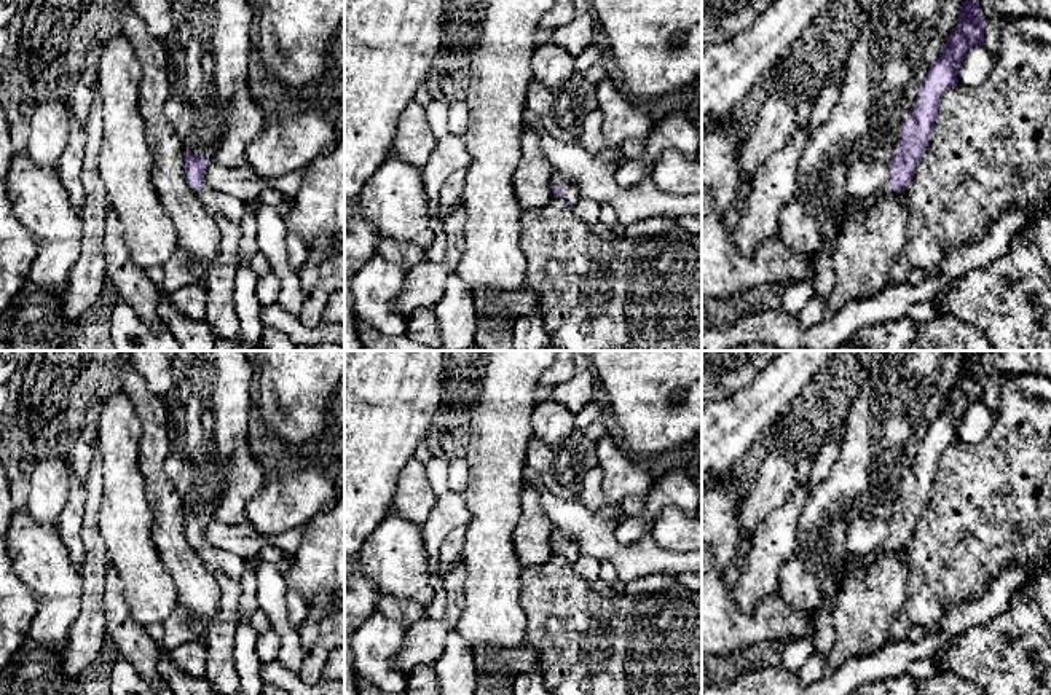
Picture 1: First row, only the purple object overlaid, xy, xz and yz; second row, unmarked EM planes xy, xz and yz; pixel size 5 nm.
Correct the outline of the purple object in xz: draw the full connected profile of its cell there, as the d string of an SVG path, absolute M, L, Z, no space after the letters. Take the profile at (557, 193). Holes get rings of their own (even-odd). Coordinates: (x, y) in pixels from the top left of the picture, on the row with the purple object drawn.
M553 175L550 188L552 188L553 198L561 198L568 201L571 206L579 199L577 188L565 177Z

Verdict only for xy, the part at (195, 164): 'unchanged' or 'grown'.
grown

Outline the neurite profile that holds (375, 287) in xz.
M376 253L354 276L351 285L359 322L392 336L407 332L407 319L392 306L403 287L407 269Z

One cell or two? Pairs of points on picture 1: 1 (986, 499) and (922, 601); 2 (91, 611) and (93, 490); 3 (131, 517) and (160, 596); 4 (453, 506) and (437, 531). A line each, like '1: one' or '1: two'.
1: one
2: one
3: one
4: one

